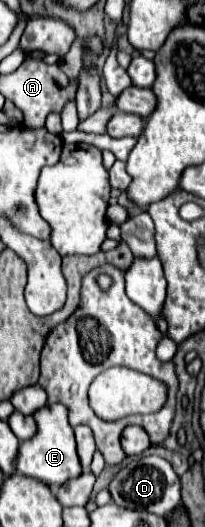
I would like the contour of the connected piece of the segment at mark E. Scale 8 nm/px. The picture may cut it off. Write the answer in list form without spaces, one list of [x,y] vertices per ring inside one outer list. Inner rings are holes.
[[[44,406],[34,414],[38,422],[38,434],[30,442],[22,442],[18,450],[18,462],[16,470],[18,474],[24,474],[28,478],[36,478],[44,482],[46,486],[62,486],[72,478],[78,478],[82,474],[82,464],[76,454],[76,440],[72,426],[68,424],[68,414],[64,406]]]

